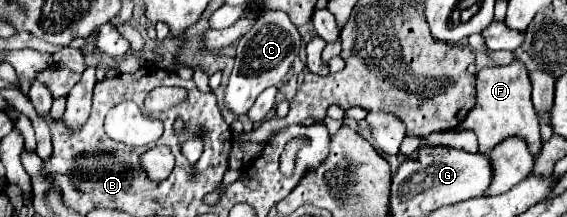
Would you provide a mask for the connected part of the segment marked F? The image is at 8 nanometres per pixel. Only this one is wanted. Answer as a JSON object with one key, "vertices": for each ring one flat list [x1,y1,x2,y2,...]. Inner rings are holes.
{"vertices":[[515,60,509,66,483,68,477,74,477,104,463,120,463,126,477,134,479,150,483,154,493,150,497,142,503,142,505,138,511,138,511,136,519,136,521,140,525,140,533,156,541,152,543,142,539,134,539,118,531,104,531,82,523,62]]}

